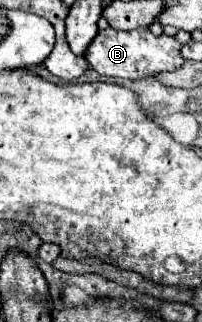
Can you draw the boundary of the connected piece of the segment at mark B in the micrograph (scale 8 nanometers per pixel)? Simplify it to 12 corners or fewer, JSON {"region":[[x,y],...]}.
{"region":[[135,28],[99,32],[85,60],[139,80],[181,68],[181,44]]}

